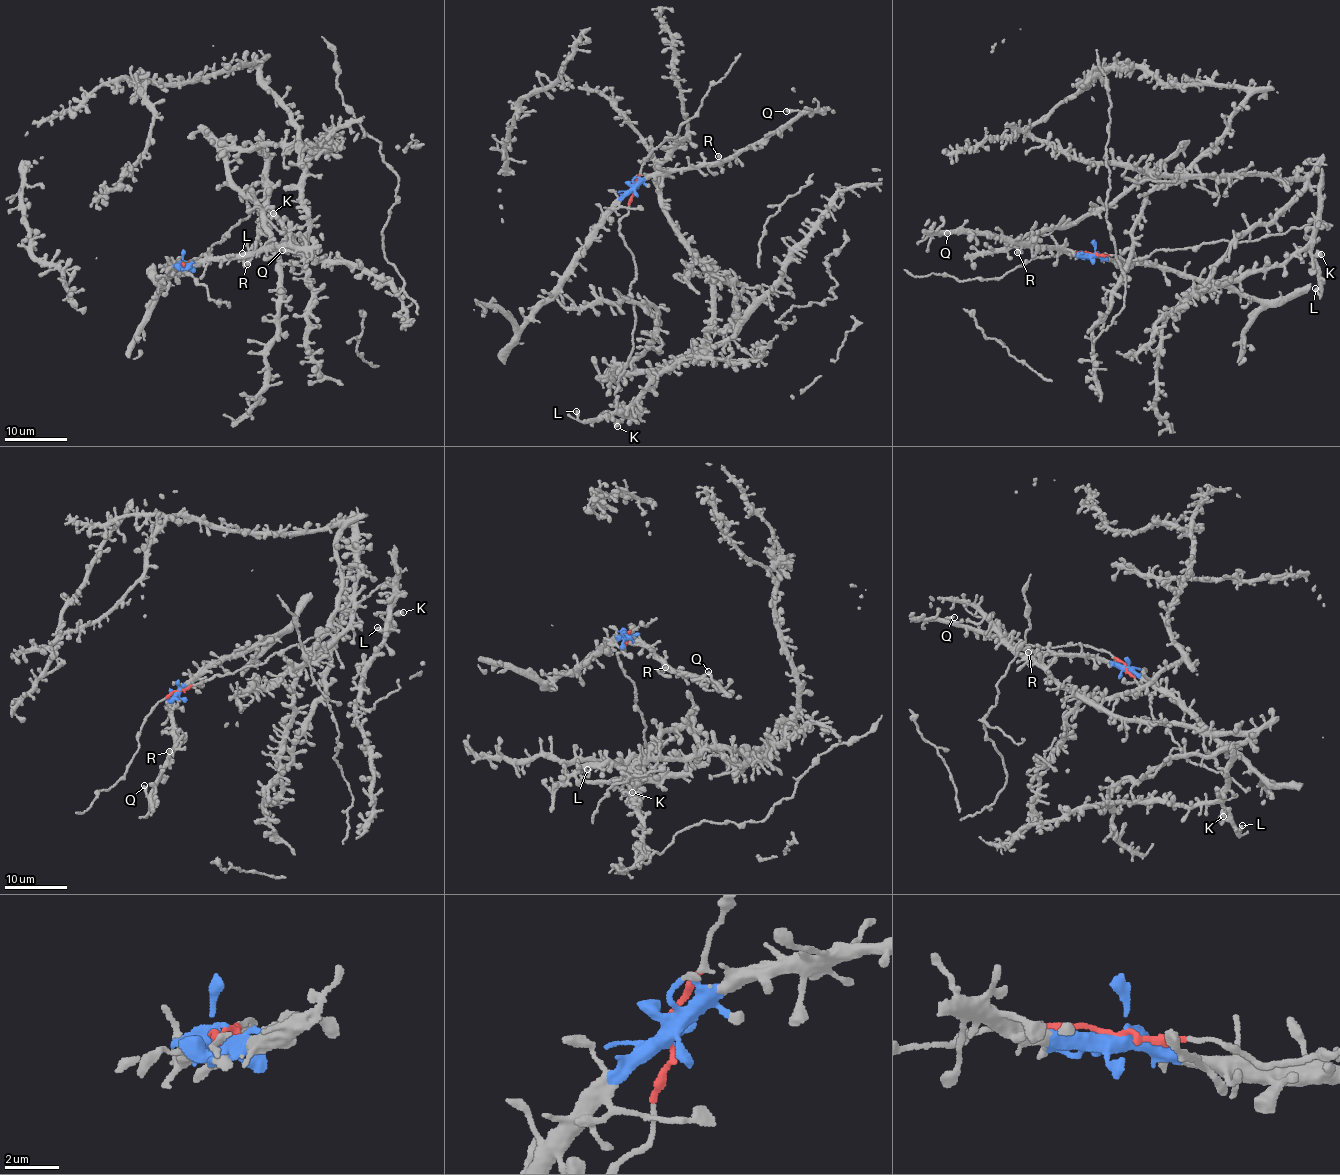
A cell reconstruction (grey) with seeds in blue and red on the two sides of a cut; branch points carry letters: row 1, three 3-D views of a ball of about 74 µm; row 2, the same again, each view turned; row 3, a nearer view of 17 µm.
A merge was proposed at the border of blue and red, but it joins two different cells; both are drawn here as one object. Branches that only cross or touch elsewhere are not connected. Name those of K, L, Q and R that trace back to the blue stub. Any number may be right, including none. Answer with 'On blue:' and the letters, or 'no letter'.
On blue: Q, R

